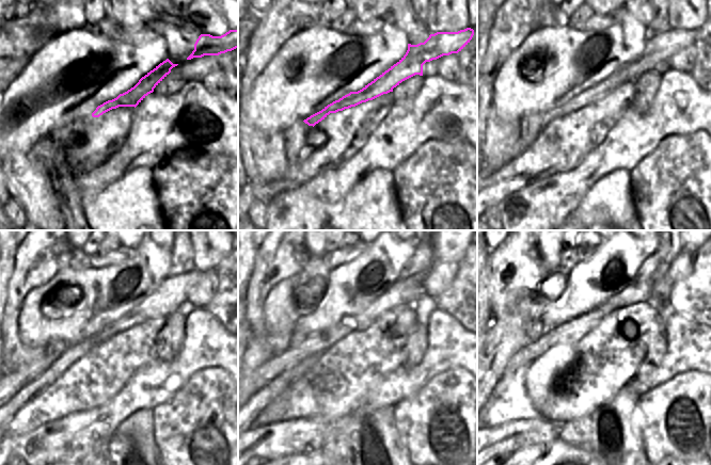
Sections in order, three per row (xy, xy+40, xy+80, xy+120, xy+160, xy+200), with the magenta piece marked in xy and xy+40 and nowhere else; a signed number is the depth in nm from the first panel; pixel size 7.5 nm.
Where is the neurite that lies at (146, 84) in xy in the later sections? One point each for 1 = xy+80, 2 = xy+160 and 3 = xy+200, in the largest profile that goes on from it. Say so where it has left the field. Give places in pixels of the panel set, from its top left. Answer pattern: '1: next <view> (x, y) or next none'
1: next xy+80 (659, 48)
2: next xy+160 (407, 291)
3: next xy+200 (569, 333)

